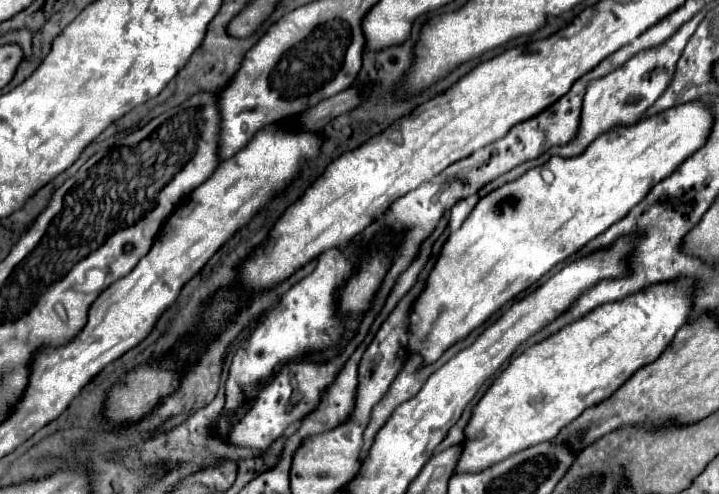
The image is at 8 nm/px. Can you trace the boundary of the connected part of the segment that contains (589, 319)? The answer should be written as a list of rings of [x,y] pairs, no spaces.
[[[674,281],[650,285],[636,295],[630,295],[618,303],[606,303],[594,309],[590,315],[566,325],[558,333],[550,335],[542,343],[528,347],[520,357],[512,359],[510,365],[492,381],[482,399],[472,411],[470,421],[464,427],[462,453],[456,463],[456,473],[478,473],[486,467],[514,455],[534,443],[554,439],[562,427],[572,423],[584,409],[608,399],[638,367],[652,363],[674,339],[676,331],[686,323],[692,309],[692,283]]]

